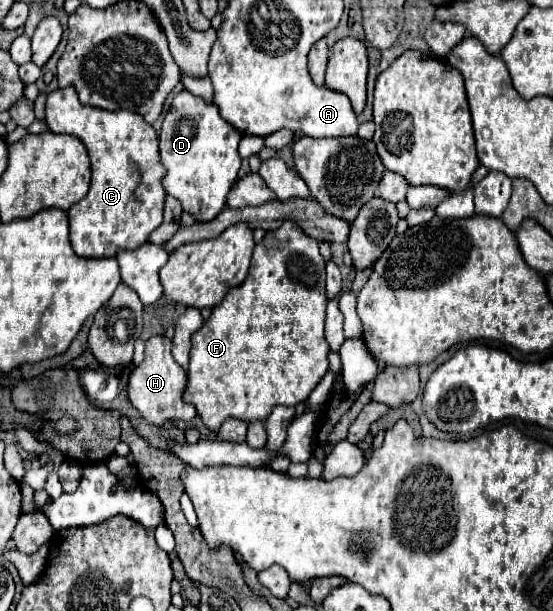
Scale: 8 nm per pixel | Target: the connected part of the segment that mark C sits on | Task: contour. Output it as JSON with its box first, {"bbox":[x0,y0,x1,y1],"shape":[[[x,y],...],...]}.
{"bbox":[47,87,165,259],"shape":[[[65,87],[49,93],[47,97],[47,127],[53,133],[69,133],[83,141],[89,151],[91,164],[91,182],[89,193],[75,203],[67,215],[71,225],[71,245],[79,257],[95,259],[95,257],[115,257],[117,249],[137,249],[147,243],[151,231],[163,221],[163,201],[165,189],[161,179],[165,177],[165,169],[159,161],[159,141],[155,129],[143,121],[143,117],[131,111],[103,111],[91,105],[83,105],[75,93],[75,89]]]}

